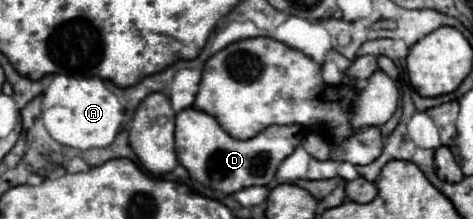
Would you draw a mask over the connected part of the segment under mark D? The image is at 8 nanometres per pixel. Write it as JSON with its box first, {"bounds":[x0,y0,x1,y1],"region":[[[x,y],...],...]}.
{"bounds":[176,108,304,194],"region":[[[186,108],[176,114],[176,156],[178,162],[188,170],[190,178],[224,194],[234,194],[248,186],[268,186],[274,180],[274,174],[280,162],[294,152],[302,142],[304,128],[298,124],[288,126],[270,126],[258,132],[254,138],[238,140],[226,134],[214,116]]]}

